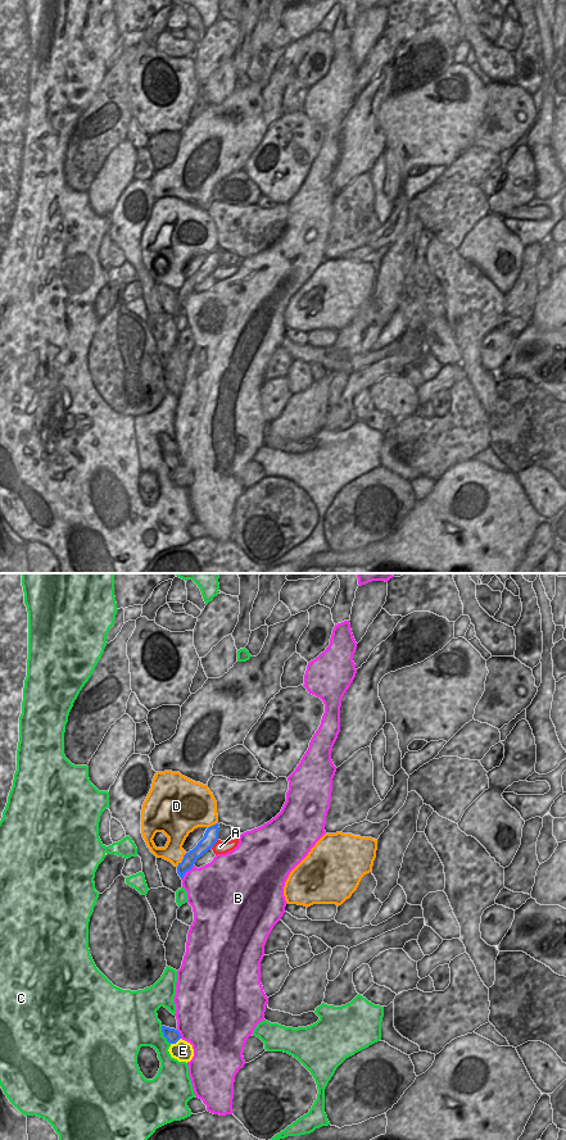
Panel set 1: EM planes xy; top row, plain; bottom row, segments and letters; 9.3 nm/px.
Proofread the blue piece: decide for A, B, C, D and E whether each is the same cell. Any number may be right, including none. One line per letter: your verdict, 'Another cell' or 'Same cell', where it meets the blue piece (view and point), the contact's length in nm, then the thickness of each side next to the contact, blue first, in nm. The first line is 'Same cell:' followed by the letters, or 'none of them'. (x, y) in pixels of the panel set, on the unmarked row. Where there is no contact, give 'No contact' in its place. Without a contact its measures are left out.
Same cell: none of them
A: Another cell. Touches blue at xy (214, 268). Shared border 120 nm. Thickness 140 nm (blue) against 120 nm
B: Another cell. Touches blue at xy (186, 296). Shared border 180 nm. Thickness 120 nm (blue) against 400 nm
C: Another cell. Touches blue at xy (163, 461). Shared border 200 nm. Thickness 130 nm (blue) against 380 nm
D: Another cell. Touches blue at xy (182, 285). Shared border 170 nm. Thickness 120 nm (blue) against 190 nm
E: Another cell. Touches blue at xy (175, 468). Shared border 120 nm. Thickness 130 nm (blue) against 190 nm.

